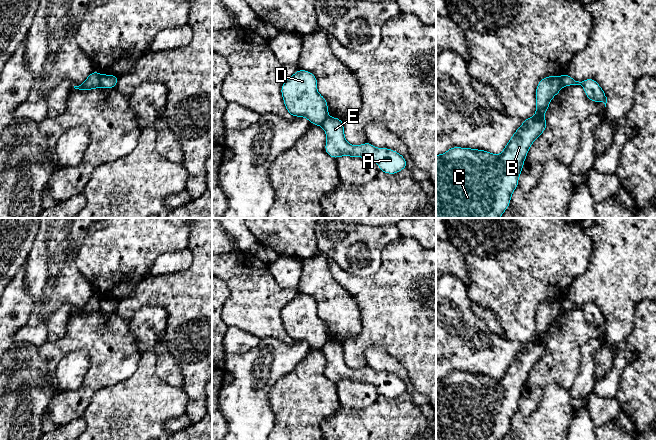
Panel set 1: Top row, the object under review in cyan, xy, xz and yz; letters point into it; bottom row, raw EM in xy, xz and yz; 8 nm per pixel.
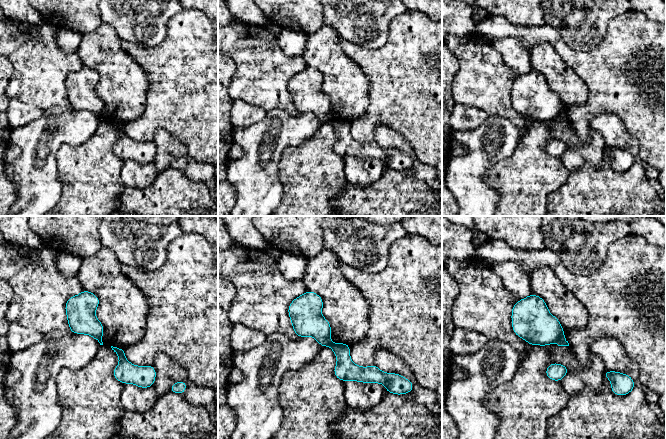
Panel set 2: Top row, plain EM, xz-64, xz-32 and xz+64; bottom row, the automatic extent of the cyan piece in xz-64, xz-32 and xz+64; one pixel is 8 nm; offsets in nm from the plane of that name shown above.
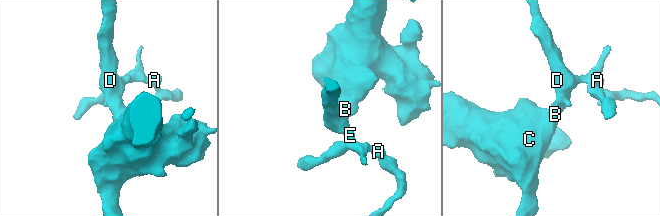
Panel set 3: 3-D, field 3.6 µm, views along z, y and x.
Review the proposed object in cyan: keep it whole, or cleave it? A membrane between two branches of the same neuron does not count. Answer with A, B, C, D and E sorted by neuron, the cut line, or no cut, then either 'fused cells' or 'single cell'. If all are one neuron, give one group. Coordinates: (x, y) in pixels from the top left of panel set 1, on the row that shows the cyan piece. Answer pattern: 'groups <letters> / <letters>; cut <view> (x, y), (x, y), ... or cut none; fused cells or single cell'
groups A E / B C D; cut xy (99, 75), (99, 84), (101, 86); fused cells

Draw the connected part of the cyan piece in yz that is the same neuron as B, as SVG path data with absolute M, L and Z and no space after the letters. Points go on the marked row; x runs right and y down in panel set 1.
M547 76L539 81L536 88L536 114L523 119L522 126L515 131L500 155L461 147L451 147L444 154L436 155L436 218L500 218L510 204L513 191L518 187L530 146L547 127L547 120L542 116L547 113L552 98L561 88L562 76Z

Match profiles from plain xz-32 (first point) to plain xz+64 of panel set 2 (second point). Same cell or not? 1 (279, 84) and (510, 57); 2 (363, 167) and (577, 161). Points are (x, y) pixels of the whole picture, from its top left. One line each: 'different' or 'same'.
1: different
2: same

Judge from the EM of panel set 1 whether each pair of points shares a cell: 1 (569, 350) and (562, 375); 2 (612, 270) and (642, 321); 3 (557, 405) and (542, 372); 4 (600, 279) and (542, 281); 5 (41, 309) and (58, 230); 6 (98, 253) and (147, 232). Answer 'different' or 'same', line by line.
1: same
2: different
3: different
4: different
5: same
6: same

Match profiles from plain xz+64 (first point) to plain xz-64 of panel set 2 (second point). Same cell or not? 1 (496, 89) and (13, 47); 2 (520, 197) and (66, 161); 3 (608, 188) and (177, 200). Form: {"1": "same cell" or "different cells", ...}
{"1": "same cell", "2": "same cell", "3": "same cell"}

